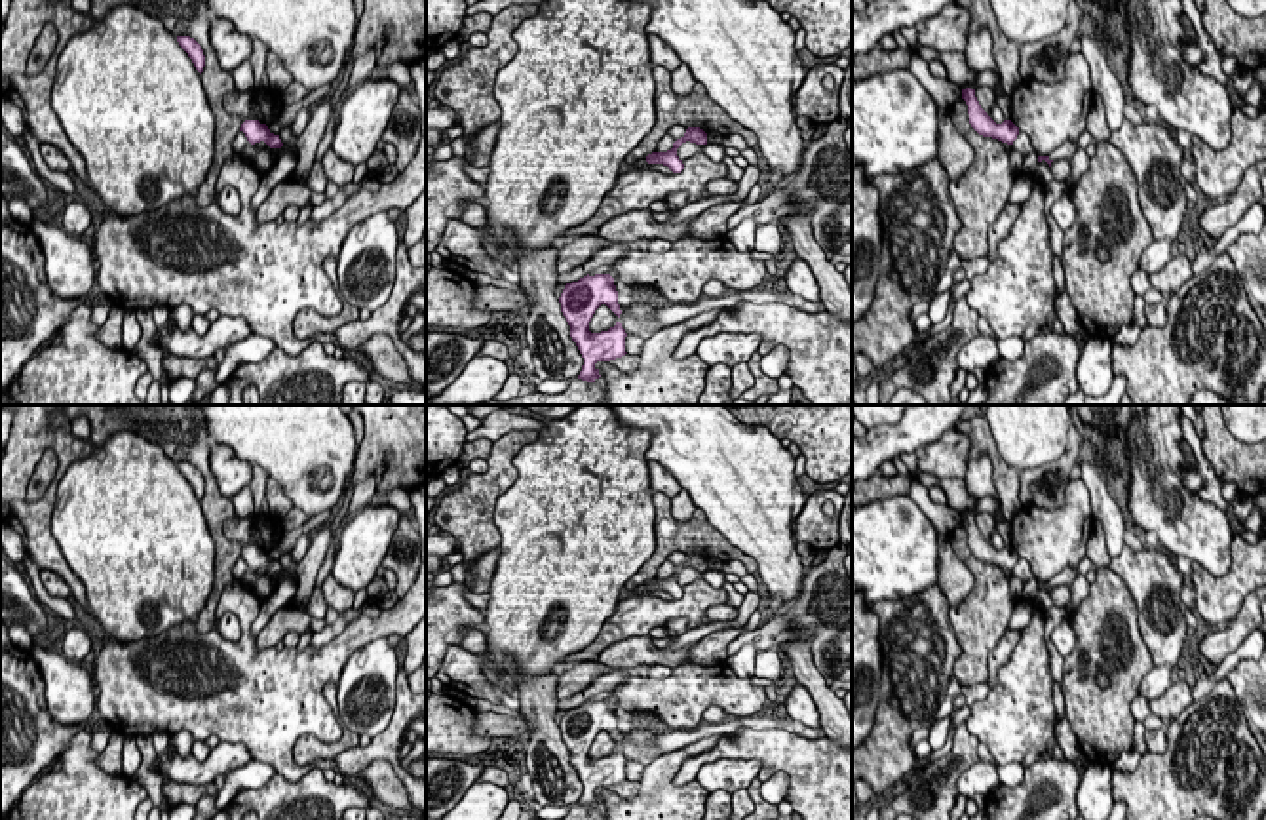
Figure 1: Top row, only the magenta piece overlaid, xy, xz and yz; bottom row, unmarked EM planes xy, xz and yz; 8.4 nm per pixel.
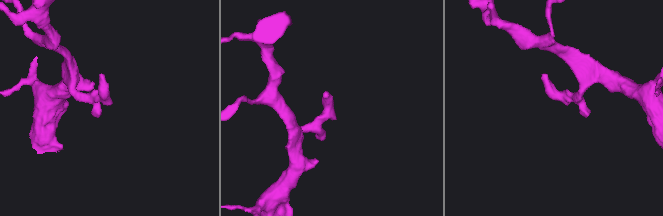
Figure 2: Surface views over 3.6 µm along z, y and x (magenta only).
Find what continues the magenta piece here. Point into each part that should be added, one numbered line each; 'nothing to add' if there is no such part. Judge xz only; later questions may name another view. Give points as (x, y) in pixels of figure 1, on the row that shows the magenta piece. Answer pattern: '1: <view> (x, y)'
nothing to add

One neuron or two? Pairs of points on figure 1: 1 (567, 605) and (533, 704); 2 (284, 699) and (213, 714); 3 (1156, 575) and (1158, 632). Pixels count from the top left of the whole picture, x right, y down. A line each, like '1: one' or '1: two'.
1: two
2: one
3: one

